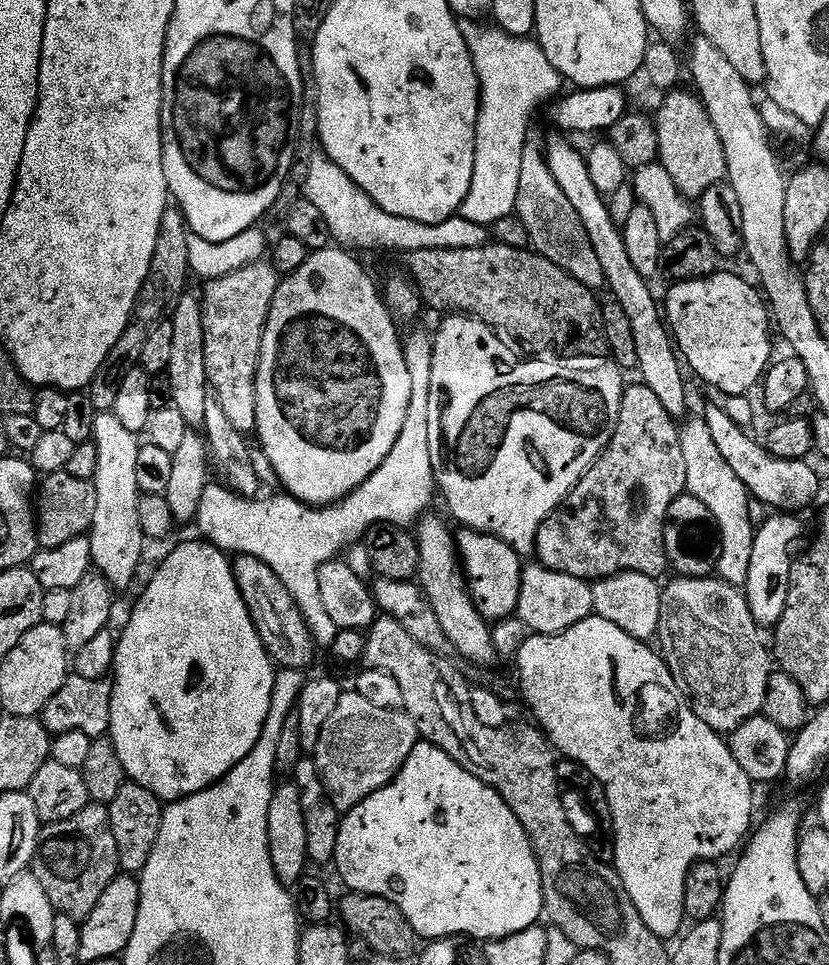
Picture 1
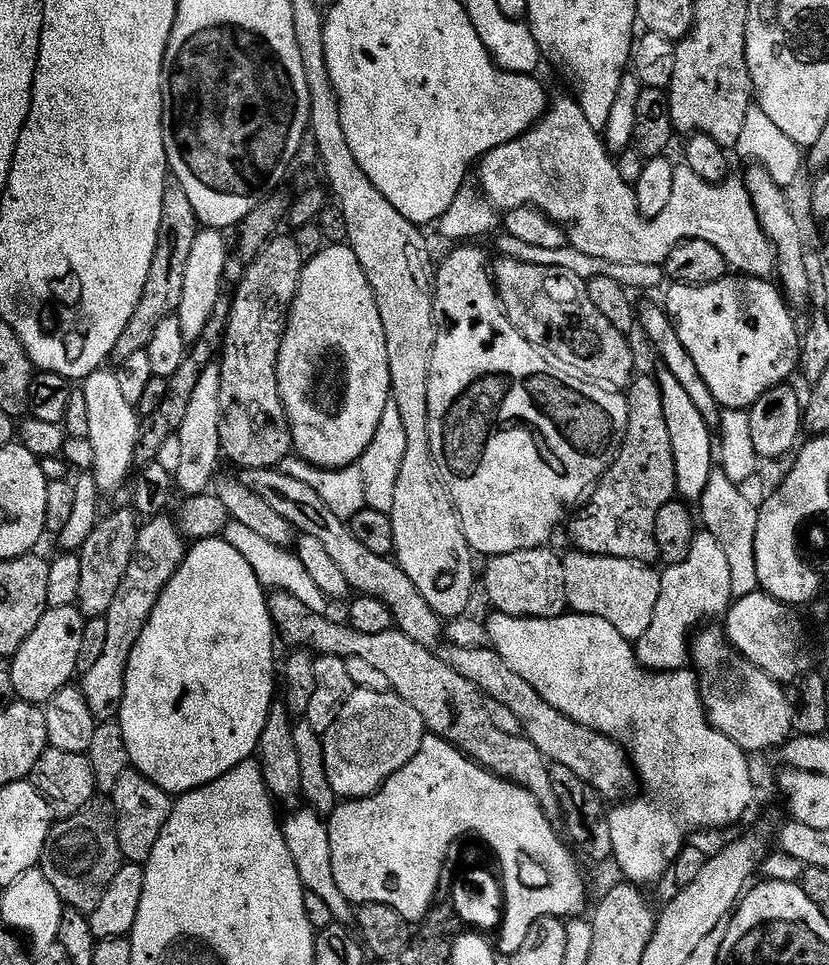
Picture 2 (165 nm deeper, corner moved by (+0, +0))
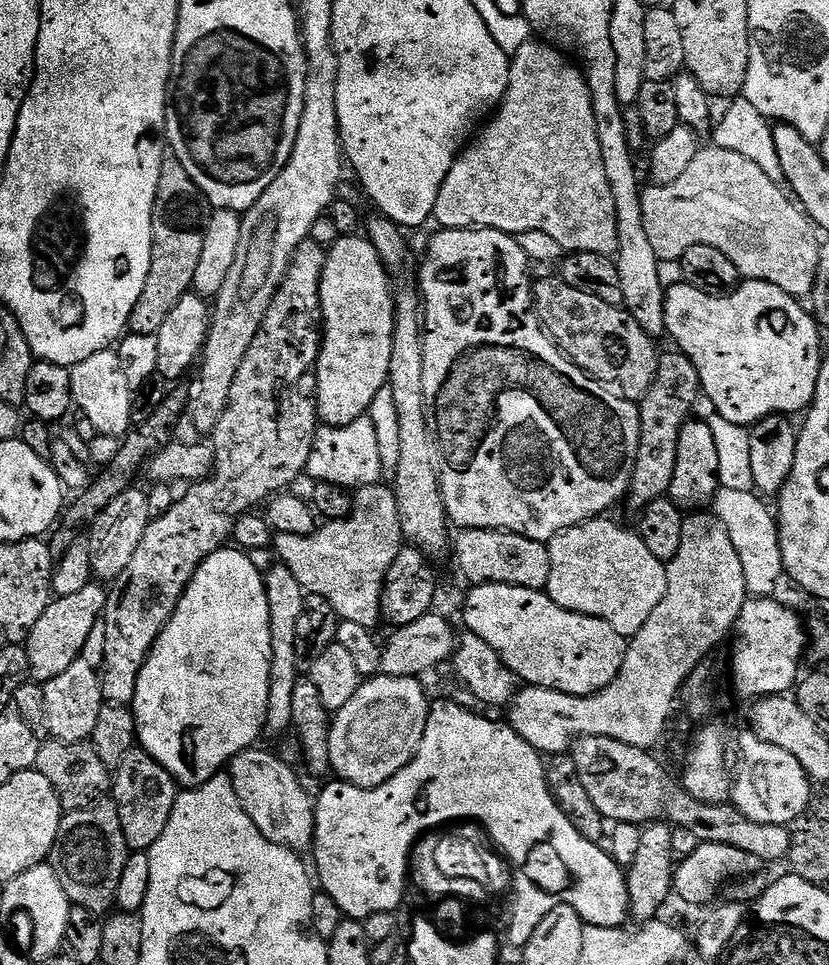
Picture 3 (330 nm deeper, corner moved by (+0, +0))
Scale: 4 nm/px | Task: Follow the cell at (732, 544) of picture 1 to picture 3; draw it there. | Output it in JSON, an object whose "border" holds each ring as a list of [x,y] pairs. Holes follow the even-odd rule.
{"border":[[[721,487],[714,501],[714,511],[730,530],[730,542],[738,550],[738,559],[742,562],[742,574],[746,574],[746,586],[749,597],[772,598],[777,595],[776,587],[785,579],[780,545],[780,525],[777,517],[763,504],[755,491],[730,490]]]}

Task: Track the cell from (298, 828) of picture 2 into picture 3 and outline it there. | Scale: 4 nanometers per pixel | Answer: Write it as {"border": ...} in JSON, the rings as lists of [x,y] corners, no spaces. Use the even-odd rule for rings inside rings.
{"border":[[[253,746],[239,752],[226,769],[232,781],[238,802],[250,814],[254,826],[262,830],[266,838],[281,844],[294,852],[307,853],[316,838],[316,805],[313,793],[304,789],[300,776],[284,760],[279,760],[272,752],[261,746]]]}

